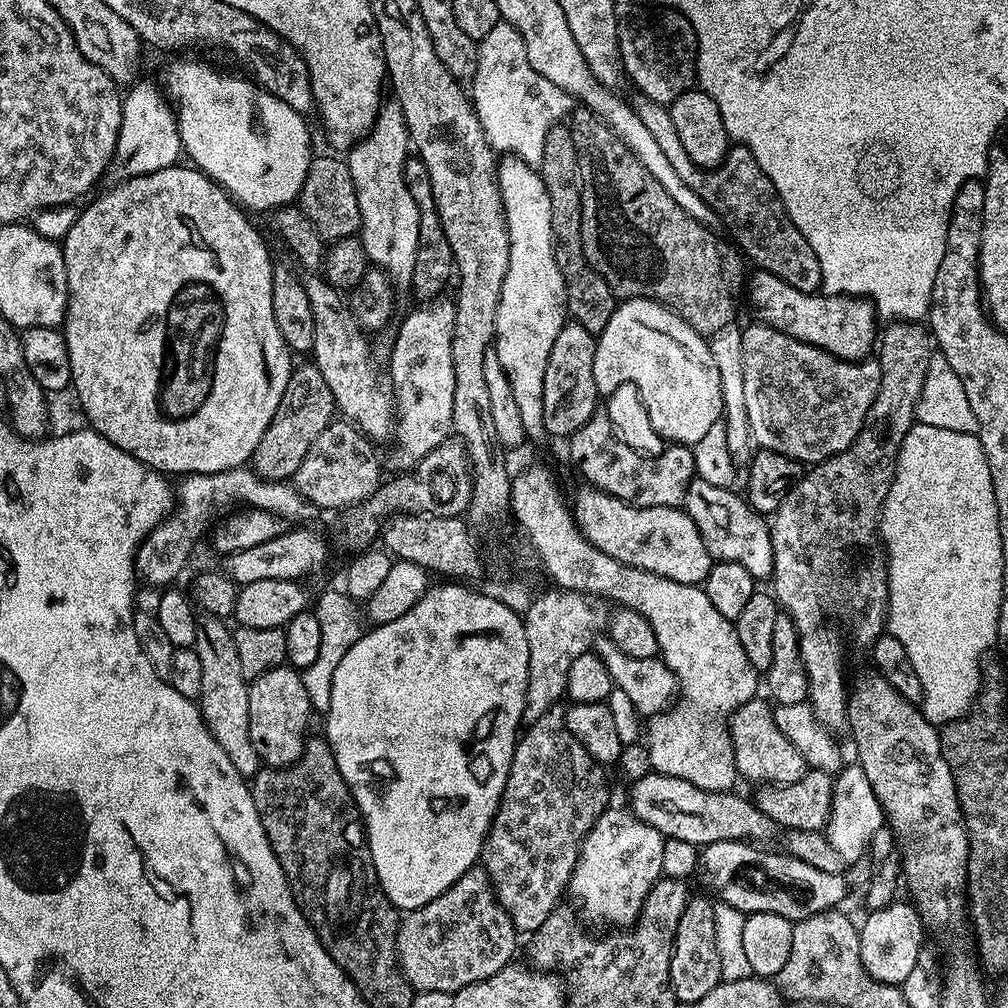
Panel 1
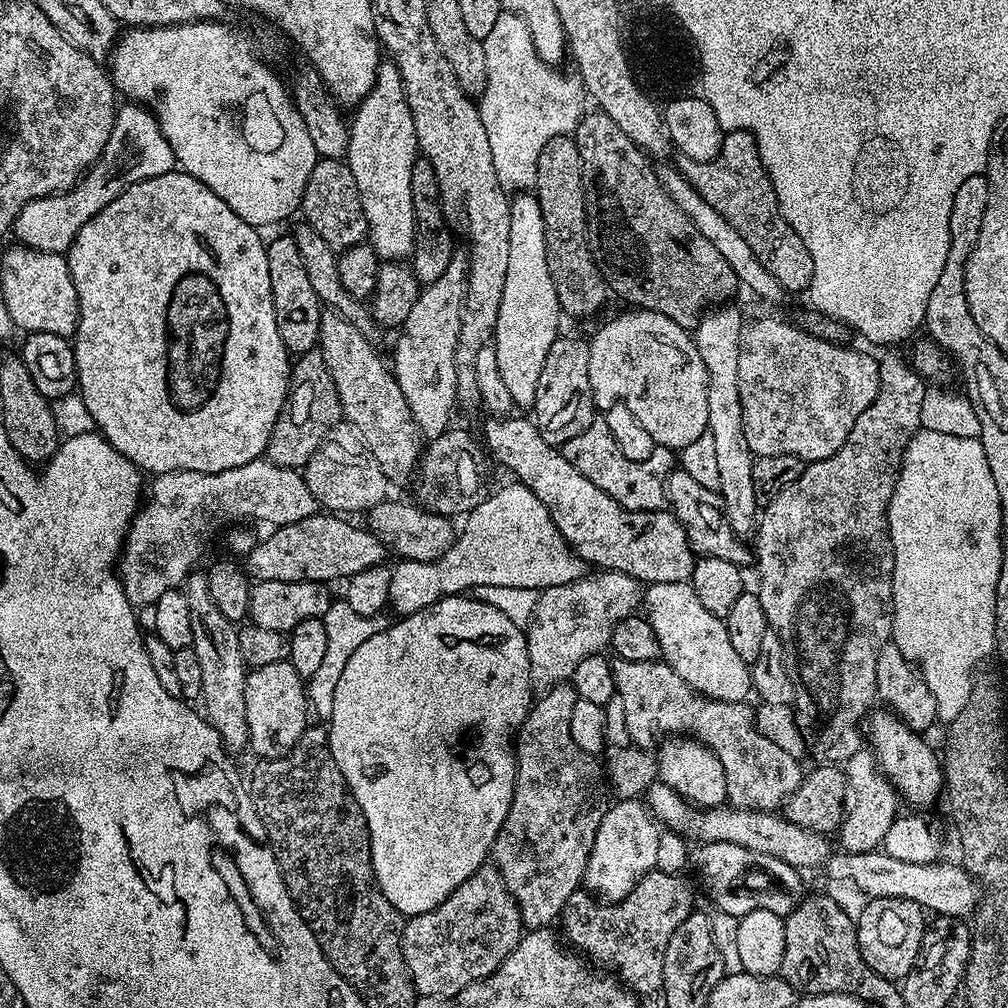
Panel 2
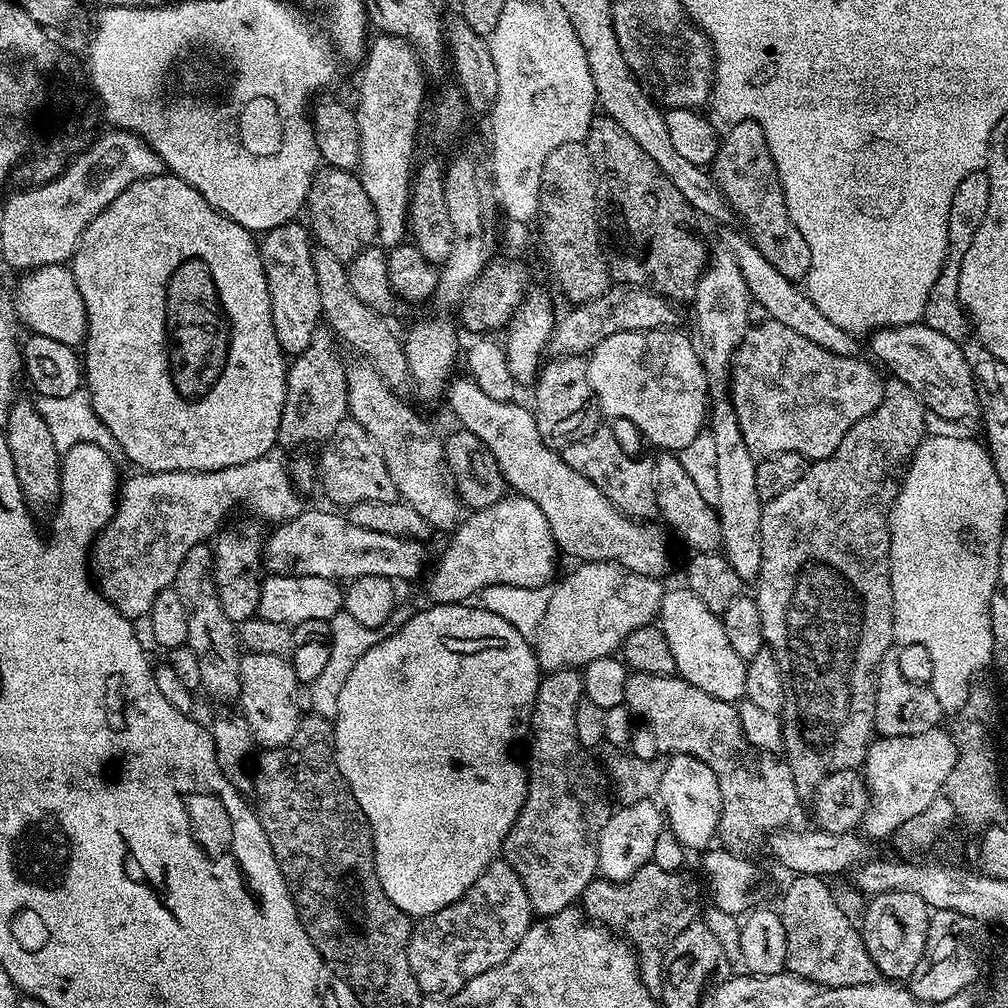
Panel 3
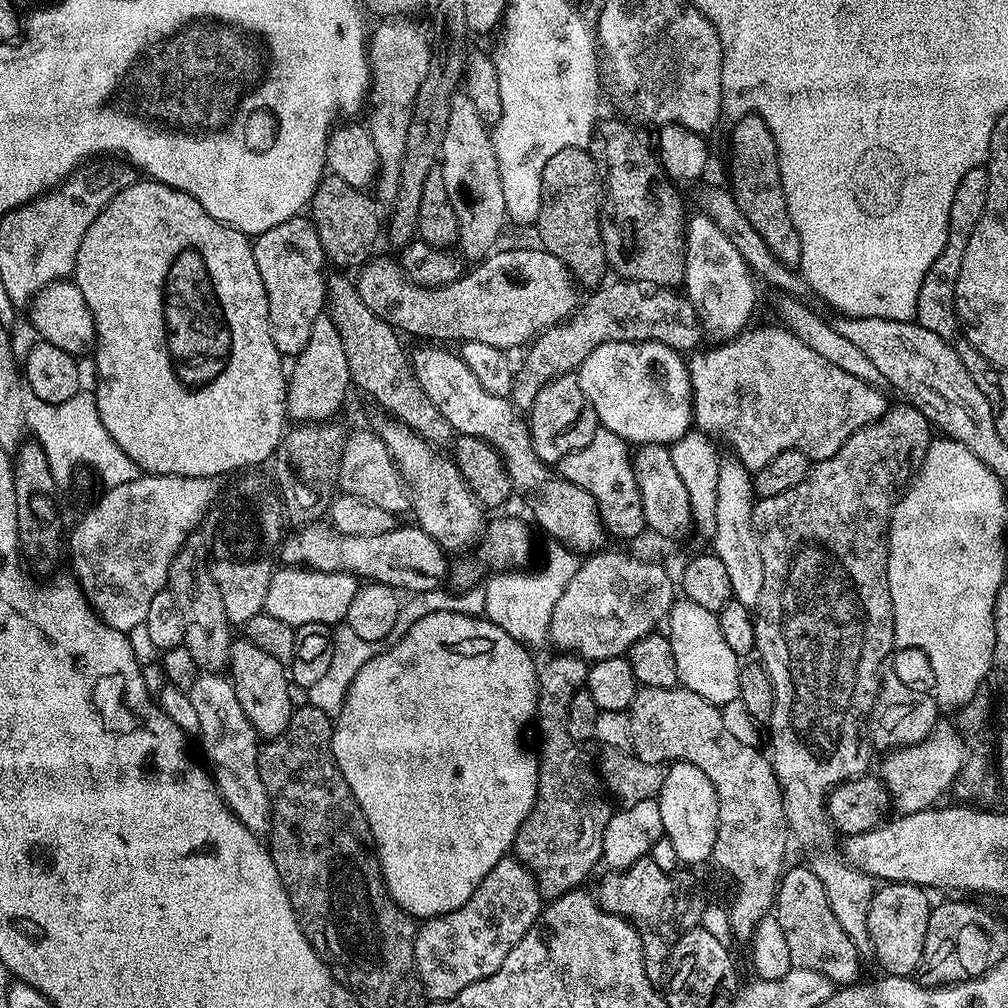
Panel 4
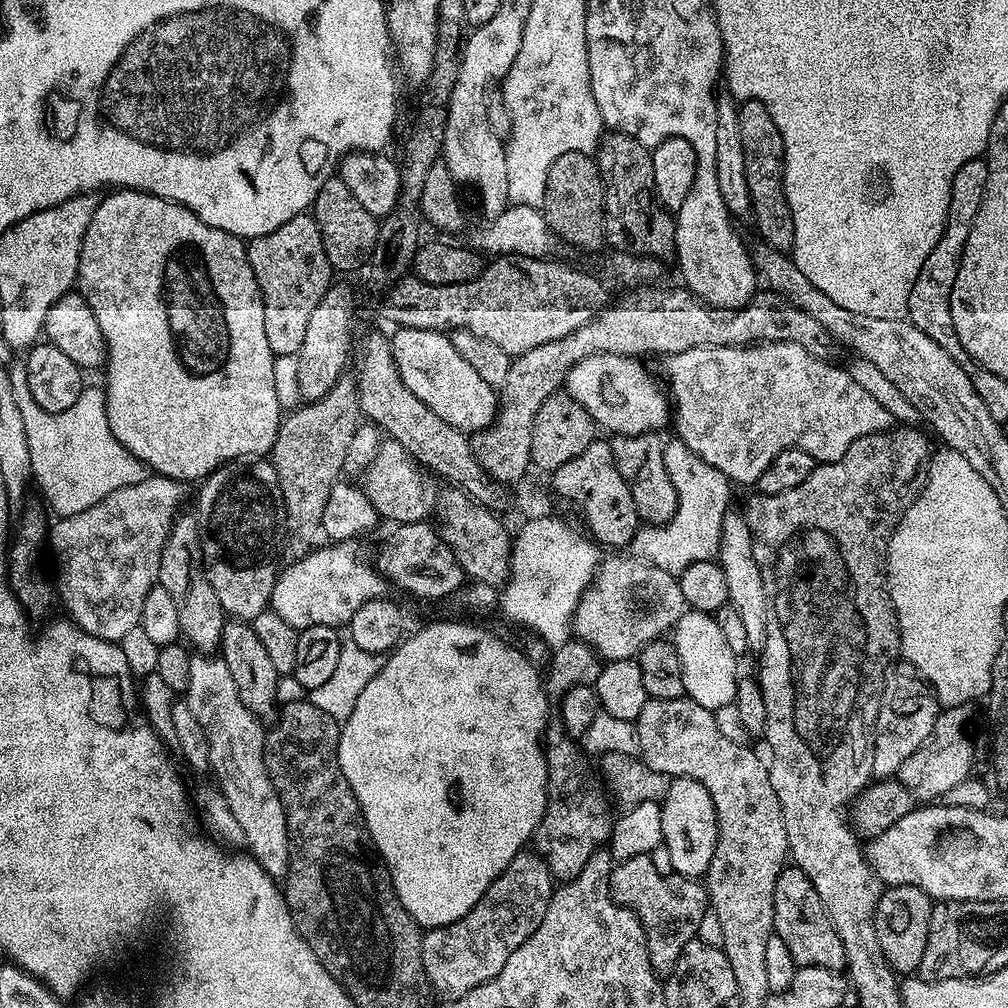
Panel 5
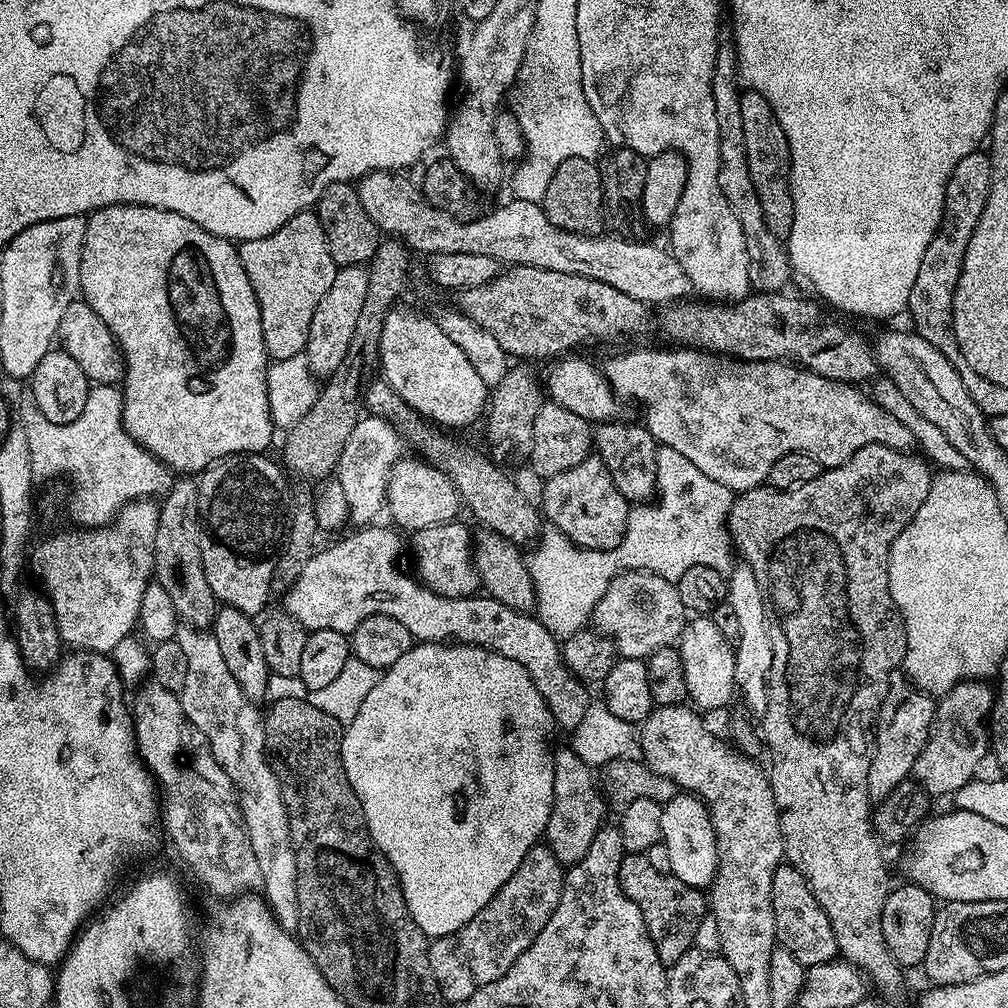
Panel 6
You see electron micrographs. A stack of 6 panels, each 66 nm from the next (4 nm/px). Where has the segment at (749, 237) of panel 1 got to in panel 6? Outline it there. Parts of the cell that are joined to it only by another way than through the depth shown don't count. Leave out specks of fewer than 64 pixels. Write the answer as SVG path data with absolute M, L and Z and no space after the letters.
M745 91L741 95L740 105L746 162L750 170L750 178L754 181L754 191L758 193L758 202L762 202L762 218L766 218L766 226L770 229L770 234L774 234L784 242L787 241L790 230L794 226L794 198L788 181L790 146L786 142L786 134L774 110L770 110L770 102L762 98L762 94Z

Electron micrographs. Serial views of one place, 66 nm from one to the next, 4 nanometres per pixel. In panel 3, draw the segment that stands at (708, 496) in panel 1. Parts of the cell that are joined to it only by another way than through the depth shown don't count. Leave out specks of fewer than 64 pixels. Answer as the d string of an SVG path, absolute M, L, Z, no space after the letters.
M661 451L660 457L654 460L654 479L656 482L656 510L659 519L685 544L686 547L692 548L693 553L697 552L715 552L721 547L720 543L720 520L716 517L715 507L702 494L698 494L698 486L694 486L690 474L682 470L682 462L679 455L671 452Z

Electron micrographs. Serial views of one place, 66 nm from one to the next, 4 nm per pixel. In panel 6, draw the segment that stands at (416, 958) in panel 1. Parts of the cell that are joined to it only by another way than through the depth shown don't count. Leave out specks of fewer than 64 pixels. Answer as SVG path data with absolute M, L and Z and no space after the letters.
M547 843L535 844L522 858L522 866L510 874L510 878L454 934L435 937L428 945L428 957L430 958L430 970L434 970L434 978L440 987L441 997L449 1005L454 1002L462 1002L474 994L474 990L482 990L482 986L490 986L538 938L542 926L554 914L554 906L558 906L558 898L562 898L564 889L565 865L554 854L554 850L548 848Z

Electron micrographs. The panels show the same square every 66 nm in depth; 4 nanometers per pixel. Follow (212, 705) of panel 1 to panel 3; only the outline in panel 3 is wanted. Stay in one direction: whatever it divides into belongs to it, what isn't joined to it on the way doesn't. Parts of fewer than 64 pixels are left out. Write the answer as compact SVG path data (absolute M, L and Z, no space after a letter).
M207 543L198 544L183 559L178 568L174 587L182 606L188 611L187 647L198 654L198 670L202 670L200 683L203 691L212 696L221 696L224 700L235 701L240 695L240 658L242 649L237 625L222 610L218 602L218 590L212 580L213 549Z

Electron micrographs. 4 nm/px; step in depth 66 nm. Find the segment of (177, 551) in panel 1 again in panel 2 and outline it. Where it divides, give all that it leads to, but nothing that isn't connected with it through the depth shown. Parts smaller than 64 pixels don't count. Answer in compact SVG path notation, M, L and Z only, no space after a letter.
M266 458L251 460L246 462L246 466L234 466L234 470L163 472L153 480L149 494L147 491L146 499L125 533L118 561L118 577L123 592L136 608L155 604L166 590L181 587L197 565L195 562L206 542L220 526L225 527L236 521L252 522L248 520L261 520L264 524L272 524L268 526L279 526L302 522L302 518L310 518L318 512L314 494L310 494L310 486L306 486L303 475L295 468L271 464Z

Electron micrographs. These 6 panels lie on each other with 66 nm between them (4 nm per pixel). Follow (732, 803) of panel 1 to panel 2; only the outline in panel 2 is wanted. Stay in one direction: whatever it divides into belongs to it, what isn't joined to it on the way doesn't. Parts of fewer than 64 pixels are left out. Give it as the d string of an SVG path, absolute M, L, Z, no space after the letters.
M655 782L646 793L648 811L652 813L657 825L667 831L676 832L689 841L709 844L710 842L730 842L734 846L746 846L746 850L754 850L758 854L770 854L770 858L778 858L798 870L816 868L827 865L830 855L829 837L823 832L802 830L802 826L794 826L782 814L771 812L754 812L745 808L717 806L702 808L688 803L670 786Z

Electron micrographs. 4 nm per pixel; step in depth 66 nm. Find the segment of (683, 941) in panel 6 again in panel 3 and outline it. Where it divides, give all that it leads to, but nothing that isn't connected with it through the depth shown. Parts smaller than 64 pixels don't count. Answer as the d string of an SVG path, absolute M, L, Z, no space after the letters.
M649 862L638 869L628 880L619 882L603 878L592 880L590 886L586 886L586 890L582 890L578 901L579 907L589 920L626 938L632 945L638 957L642 982L646 986L646 990L653 994L658 994L664 989L664 955L670 942L674 942L674 938L678 938L678 934L682 934L682 930L686 930L686 926L697 923L702 912L702 907L700 908L701 885L699 888L690 877L683 876L683 874L684 872L680 870L676 872L662 870L653 862Z

